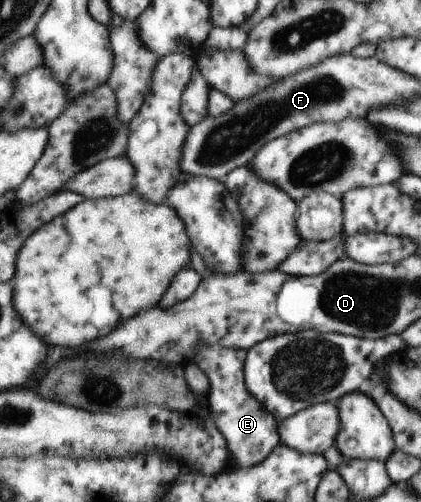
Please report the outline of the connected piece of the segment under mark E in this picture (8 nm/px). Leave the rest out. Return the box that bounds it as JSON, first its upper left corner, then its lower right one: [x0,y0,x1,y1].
[191,347,281,469]

